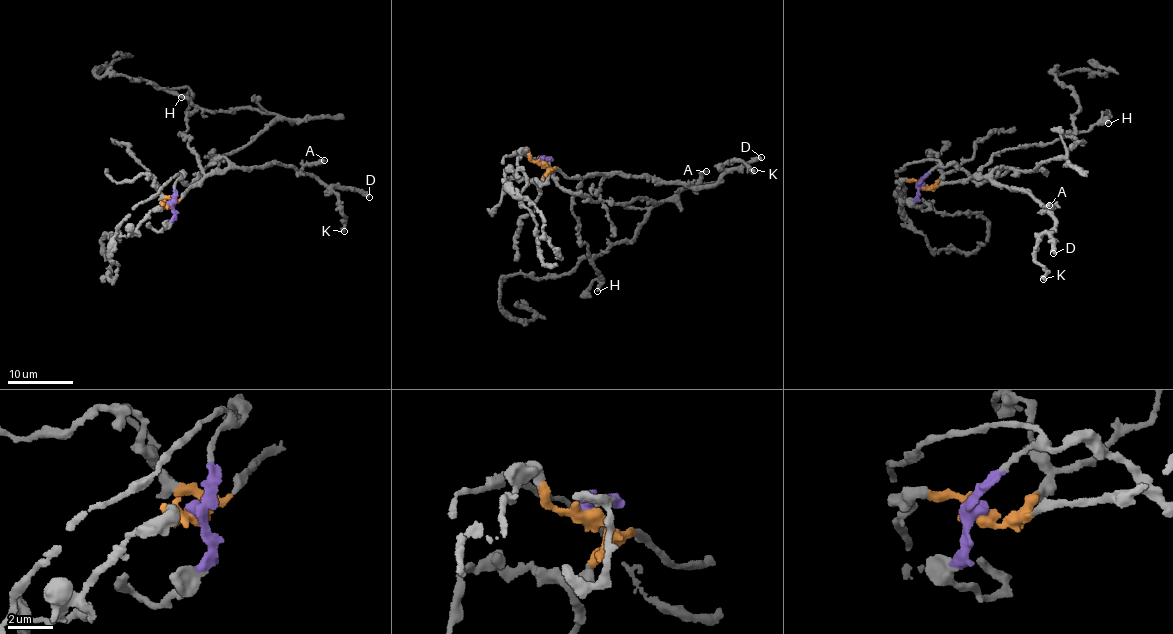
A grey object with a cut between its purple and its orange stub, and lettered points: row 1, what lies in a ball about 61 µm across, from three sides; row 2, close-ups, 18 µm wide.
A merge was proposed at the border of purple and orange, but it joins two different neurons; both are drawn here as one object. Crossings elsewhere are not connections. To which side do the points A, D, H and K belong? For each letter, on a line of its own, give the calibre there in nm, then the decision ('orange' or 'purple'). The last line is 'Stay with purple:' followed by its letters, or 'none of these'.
A: 340 nm thick; orange
D: 500 nm thick; orange
H: 240 nm thick; orange
K: 400 nm thick; orange
Stay with purple: none of these

